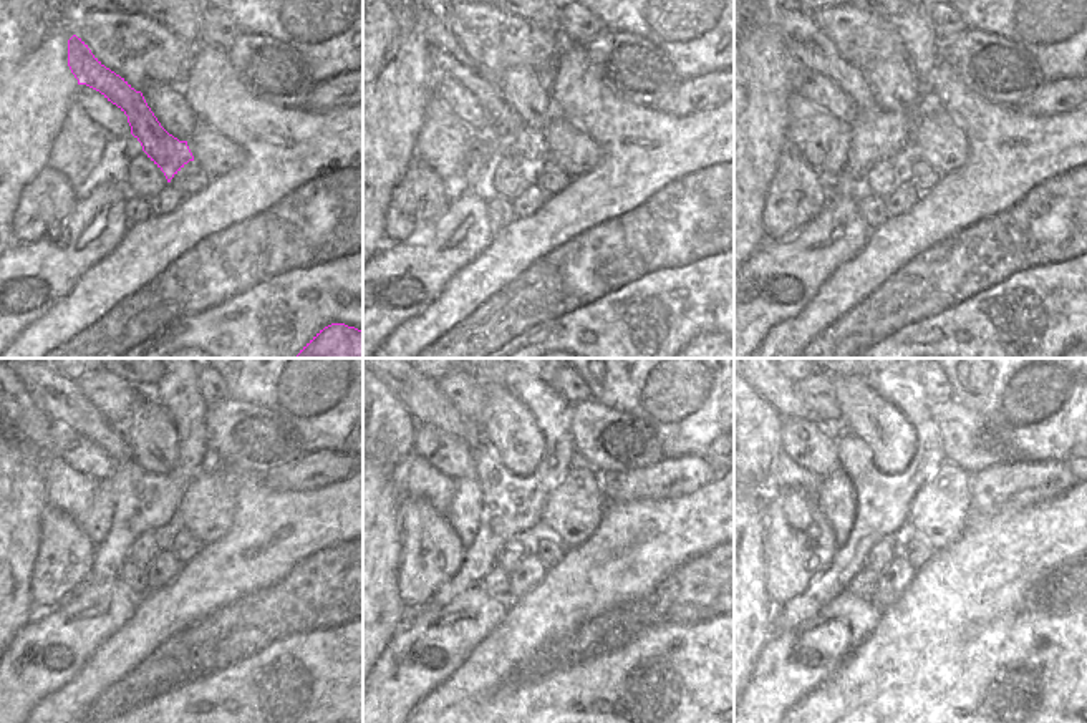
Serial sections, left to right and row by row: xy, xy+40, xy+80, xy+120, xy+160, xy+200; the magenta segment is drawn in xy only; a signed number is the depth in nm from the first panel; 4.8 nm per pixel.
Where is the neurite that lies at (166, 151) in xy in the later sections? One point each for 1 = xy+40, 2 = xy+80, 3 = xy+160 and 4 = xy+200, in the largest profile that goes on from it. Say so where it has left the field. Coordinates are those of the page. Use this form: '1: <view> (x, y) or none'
1: xy+40 (446, 55)
2: xy+80 (811, 48)
3: xy+160 (421, 397)
4: xy+200 (779, 392)

